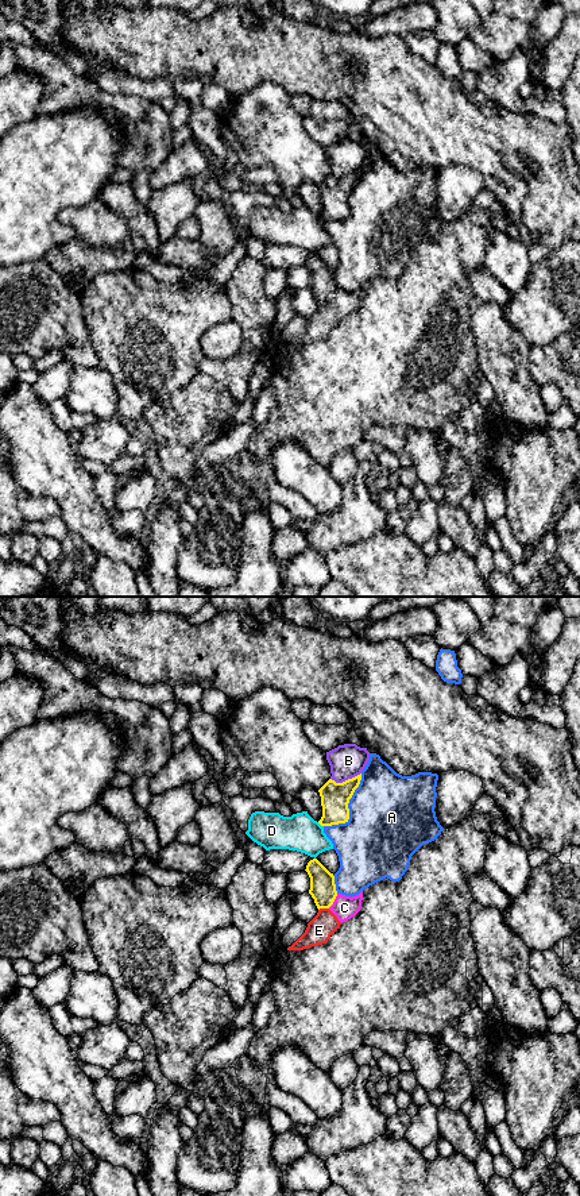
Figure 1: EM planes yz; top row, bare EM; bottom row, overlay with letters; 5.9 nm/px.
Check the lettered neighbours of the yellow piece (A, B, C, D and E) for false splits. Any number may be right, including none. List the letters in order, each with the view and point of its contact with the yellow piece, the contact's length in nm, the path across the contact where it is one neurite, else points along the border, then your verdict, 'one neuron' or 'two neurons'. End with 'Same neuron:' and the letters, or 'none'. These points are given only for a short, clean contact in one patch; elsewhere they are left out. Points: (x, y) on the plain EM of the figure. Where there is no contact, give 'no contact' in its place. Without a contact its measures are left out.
A: yz (348, 204) | 400 nm | two neurons
B: yz (345, 176) | 190 nm | two neurons
C: yz (333, 296) | 110 nm | along yz (337, 289), (328, 303) | two neurons
D: yz (320, 219) | 50 nm | two neurons
E: yz (323, 303) | 70 nm | along yz (328, 303), (318, 305) | two neurons
Same neuron: none

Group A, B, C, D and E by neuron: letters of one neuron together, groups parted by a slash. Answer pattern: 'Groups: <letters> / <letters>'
Groups: A / B / C E / D

